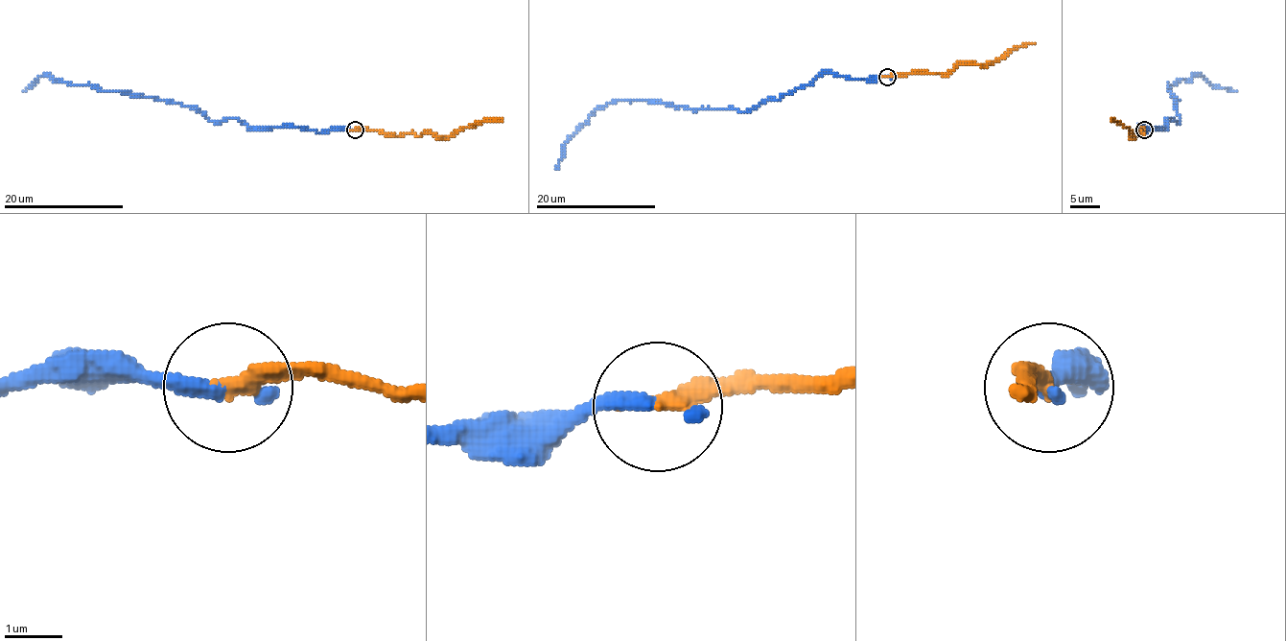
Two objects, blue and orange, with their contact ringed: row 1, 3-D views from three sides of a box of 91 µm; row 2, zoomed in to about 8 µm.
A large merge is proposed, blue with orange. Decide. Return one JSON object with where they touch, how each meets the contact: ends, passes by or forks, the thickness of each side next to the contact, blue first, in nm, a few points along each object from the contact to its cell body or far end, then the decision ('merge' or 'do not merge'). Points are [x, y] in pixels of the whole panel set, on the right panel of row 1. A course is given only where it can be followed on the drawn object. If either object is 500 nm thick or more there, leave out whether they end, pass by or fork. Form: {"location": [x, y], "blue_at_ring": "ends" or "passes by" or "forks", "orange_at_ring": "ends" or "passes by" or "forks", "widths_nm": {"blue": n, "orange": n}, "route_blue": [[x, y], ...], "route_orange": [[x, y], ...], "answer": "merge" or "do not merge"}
{"location": [1144, 130], "blue_at_ring": "ends", "orange_at_ring": "ends", "widths_nm": {"blue": 300, "orange": 320}, "route_blue": [[1145, 130], [1138, 127], [1161, 130], [1169, 117], [1180, 120], [1169, 90], [1175, 83], [1202, 76], [1237, 92]], "route_orange": [[1145, 130], [1140, 135], [1141, 132], [1138, 135], [1132, 132], [1132, 136], [1124, 127], [1110, 119]], "answer": "merge"}

